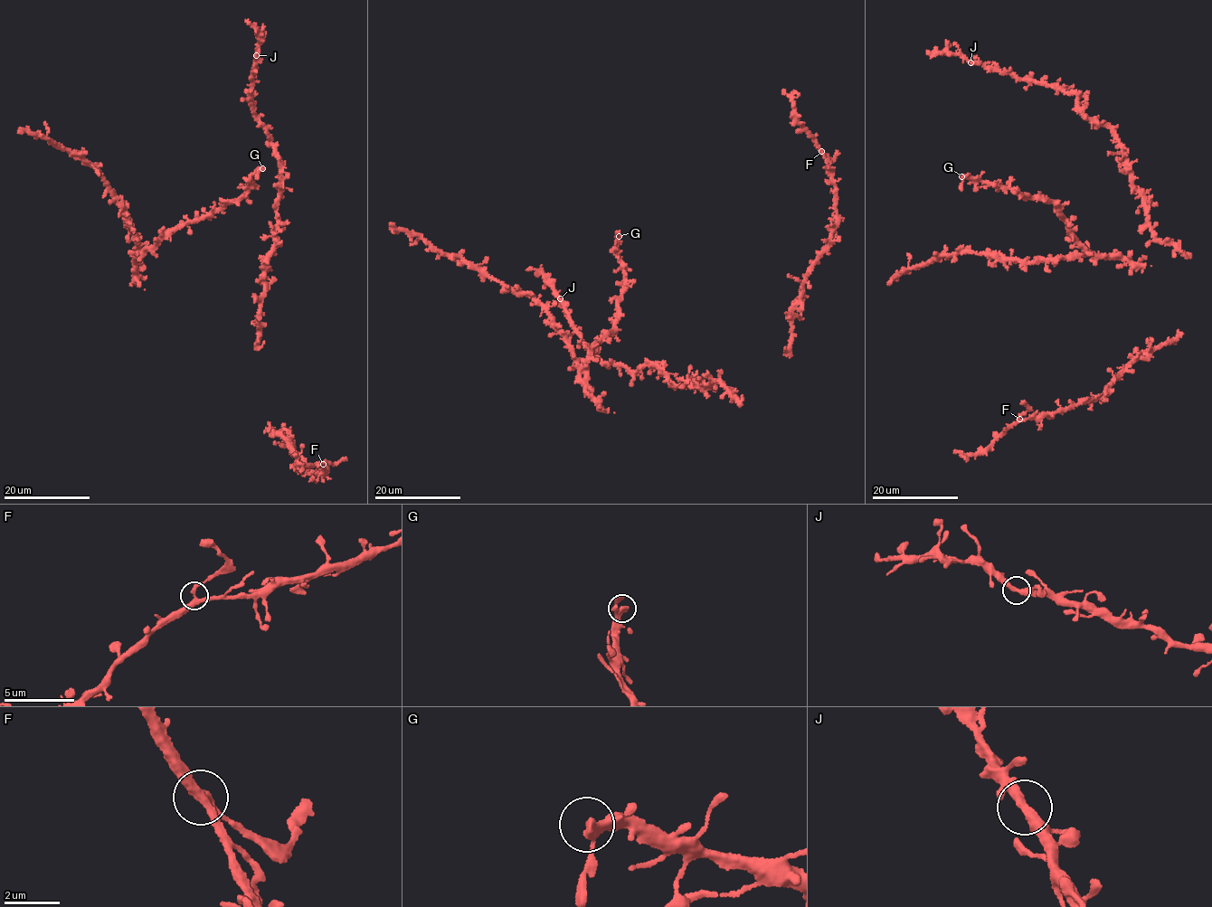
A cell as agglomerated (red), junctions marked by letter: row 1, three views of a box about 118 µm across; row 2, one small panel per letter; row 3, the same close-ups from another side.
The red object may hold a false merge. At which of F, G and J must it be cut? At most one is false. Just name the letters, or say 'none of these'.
F

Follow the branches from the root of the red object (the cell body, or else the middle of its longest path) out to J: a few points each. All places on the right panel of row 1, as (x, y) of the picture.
J: (1147, 205), (1133, 184), (1123, 146), (1110, 127), (1083, 112), (1076, 95), (970, 62)

